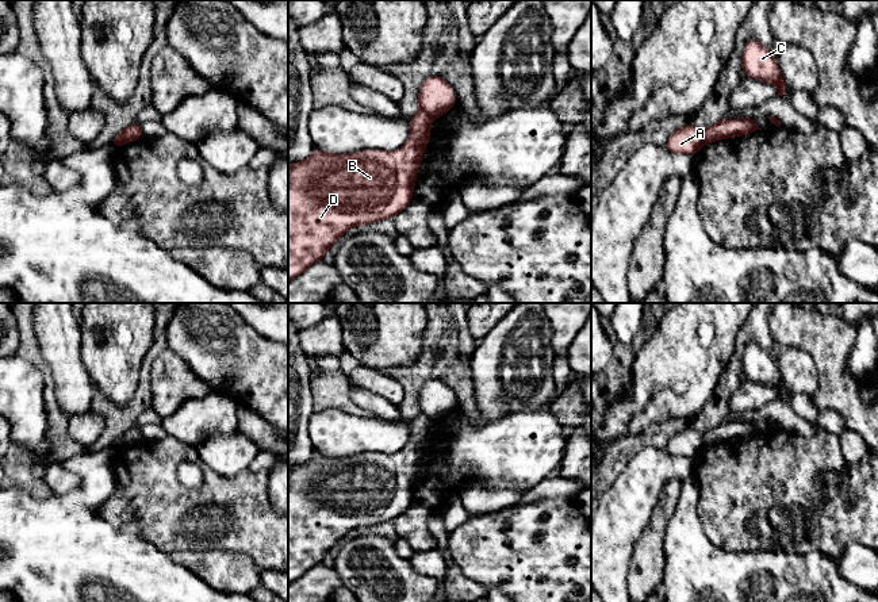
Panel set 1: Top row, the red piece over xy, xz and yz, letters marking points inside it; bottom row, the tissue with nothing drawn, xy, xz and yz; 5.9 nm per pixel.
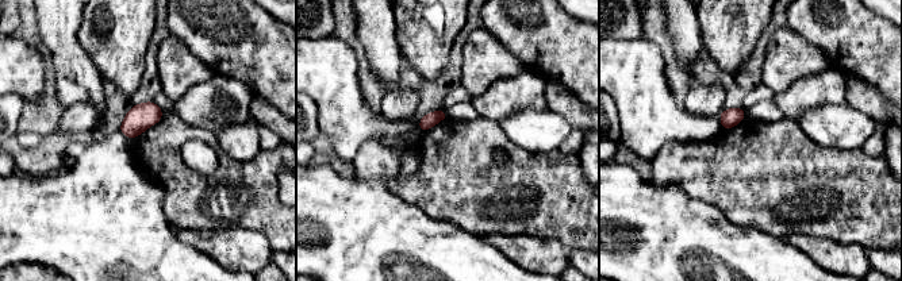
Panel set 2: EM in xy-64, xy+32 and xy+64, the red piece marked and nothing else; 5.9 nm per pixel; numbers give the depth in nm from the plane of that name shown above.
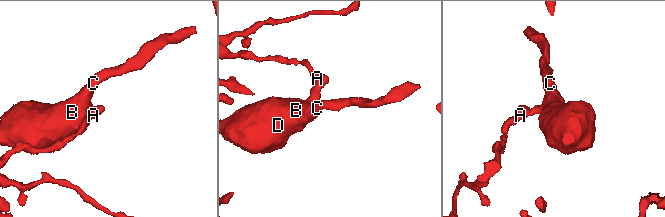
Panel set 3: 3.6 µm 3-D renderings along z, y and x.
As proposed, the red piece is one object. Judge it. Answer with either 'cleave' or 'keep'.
cleave

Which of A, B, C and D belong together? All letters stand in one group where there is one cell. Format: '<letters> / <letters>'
A / B C D

